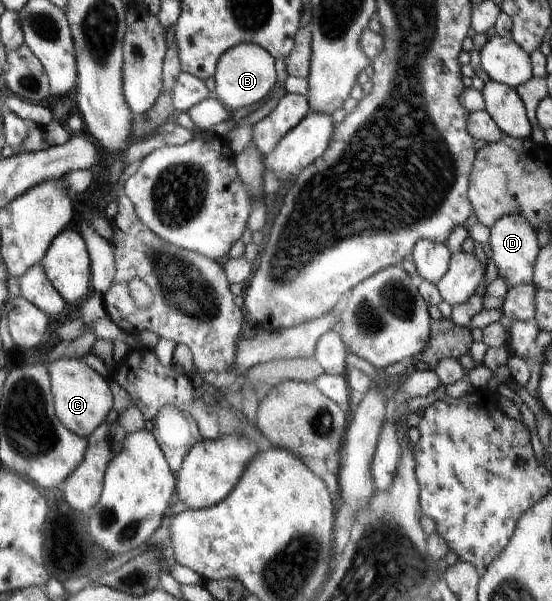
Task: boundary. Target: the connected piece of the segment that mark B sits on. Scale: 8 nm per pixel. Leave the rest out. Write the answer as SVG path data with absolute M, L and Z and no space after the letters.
M240 43L238 46L229 48L218 59L217 69L214 73L218 100L225 107L228 106L230 110L236 111L266 98L266 94L273 90L273 86L276 84L274 61L275 58L256 43Z

